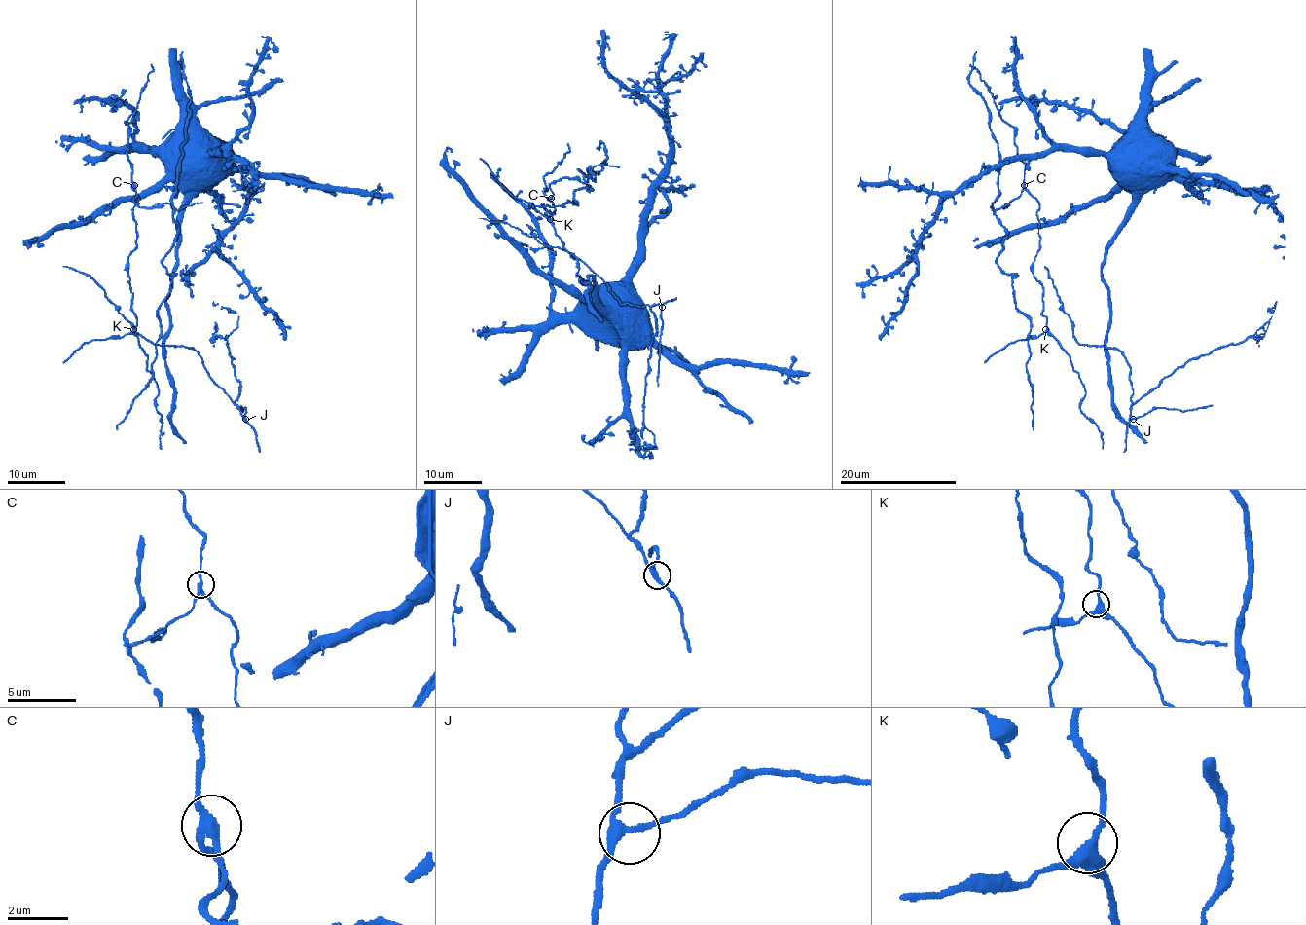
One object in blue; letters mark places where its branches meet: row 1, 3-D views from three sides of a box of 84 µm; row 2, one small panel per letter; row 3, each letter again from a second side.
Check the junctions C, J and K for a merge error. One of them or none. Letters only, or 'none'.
C

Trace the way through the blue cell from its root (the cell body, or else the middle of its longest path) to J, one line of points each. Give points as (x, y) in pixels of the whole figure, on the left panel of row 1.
J: (164, 341), (164, 345), (194, 348), (208, 376), (245, 419)

